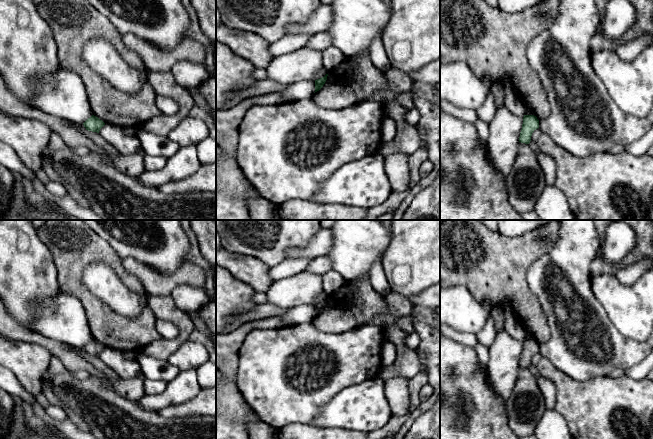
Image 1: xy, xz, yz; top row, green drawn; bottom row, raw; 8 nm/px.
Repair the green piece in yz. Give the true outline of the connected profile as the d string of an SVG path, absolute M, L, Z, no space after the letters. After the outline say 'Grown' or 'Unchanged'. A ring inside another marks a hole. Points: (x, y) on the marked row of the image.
M524 115L519 142L529 144L532 133L539 128L539 120L534 115Z. Unchanged

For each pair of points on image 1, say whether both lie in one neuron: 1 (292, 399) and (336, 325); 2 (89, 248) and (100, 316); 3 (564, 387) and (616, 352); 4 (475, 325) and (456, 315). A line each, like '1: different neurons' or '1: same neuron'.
1: different neurons
2: same neuron
3: different neurons
4: same neuron

